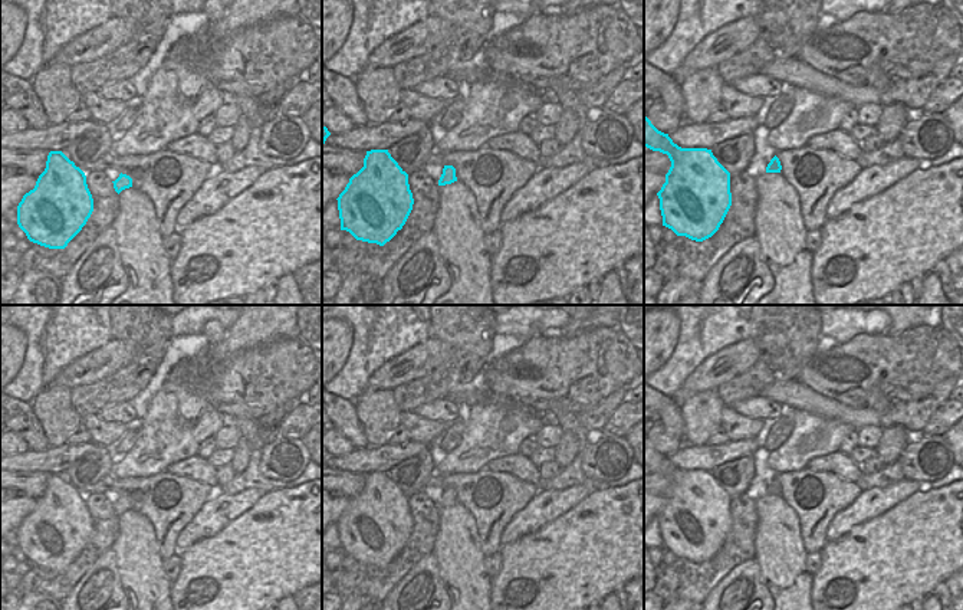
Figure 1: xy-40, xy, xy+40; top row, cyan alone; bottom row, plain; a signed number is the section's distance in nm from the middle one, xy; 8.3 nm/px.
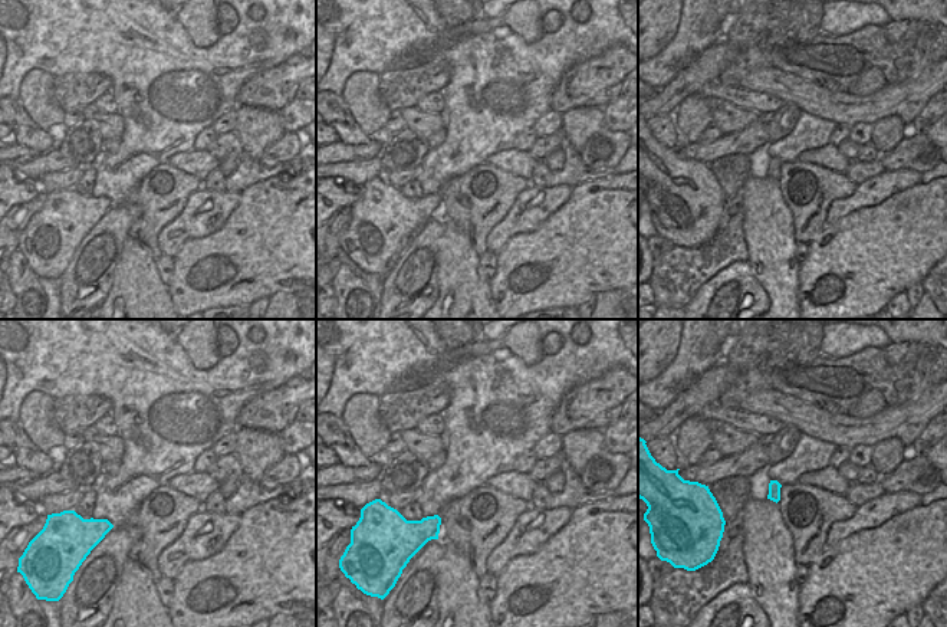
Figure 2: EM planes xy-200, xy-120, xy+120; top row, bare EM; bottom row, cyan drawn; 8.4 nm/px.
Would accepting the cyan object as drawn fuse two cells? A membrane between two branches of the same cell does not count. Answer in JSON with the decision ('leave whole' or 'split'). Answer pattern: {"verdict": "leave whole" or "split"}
{"verdict": "leave whole"}

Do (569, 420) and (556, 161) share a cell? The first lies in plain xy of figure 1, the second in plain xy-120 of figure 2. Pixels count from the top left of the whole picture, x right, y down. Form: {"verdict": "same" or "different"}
{"verdict": "different"}

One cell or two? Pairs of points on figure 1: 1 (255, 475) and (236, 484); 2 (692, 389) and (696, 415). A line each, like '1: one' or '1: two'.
1: one
2: two

